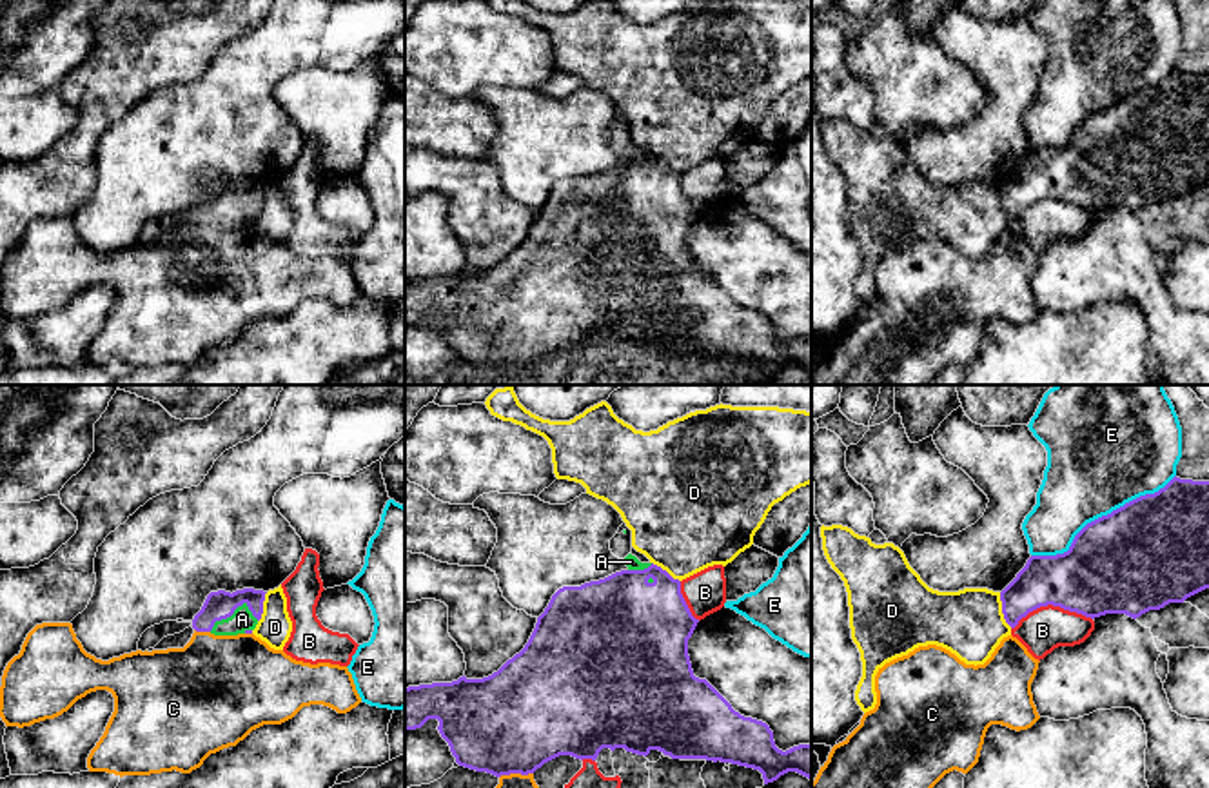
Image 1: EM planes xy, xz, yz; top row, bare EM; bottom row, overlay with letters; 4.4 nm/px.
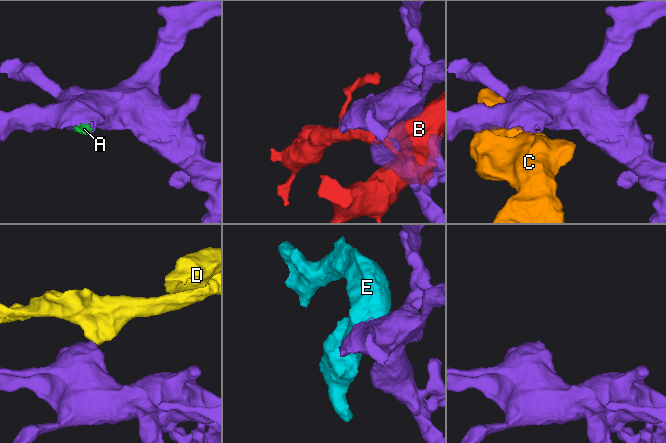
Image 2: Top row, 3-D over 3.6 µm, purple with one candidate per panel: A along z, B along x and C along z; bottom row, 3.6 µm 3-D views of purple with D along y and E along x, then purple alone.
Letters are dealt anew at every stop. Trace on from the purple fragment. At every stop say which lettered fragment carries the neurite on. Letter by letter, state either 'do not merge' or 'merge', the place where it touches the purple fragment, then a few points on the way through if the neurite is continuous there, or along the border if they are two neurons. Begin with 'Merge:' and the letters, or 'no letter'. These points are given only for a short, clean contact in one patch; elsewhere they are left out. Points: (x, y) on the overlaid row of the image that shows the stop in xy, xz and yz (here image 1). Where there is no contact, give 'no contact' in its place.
Merge: A
A: merge; contact xy (233, 612); way xy (218, 605), (233, 612), (242, 620)
B: do not merge; contact yz (1051, 603)
C: do not merge; contact xy (202, 630)
D: do not merge; contact yz (1002, 610); border yz (999, 592), (1002, 618), (1012, 627)
E: do not merge; contact yz (1102, 516)

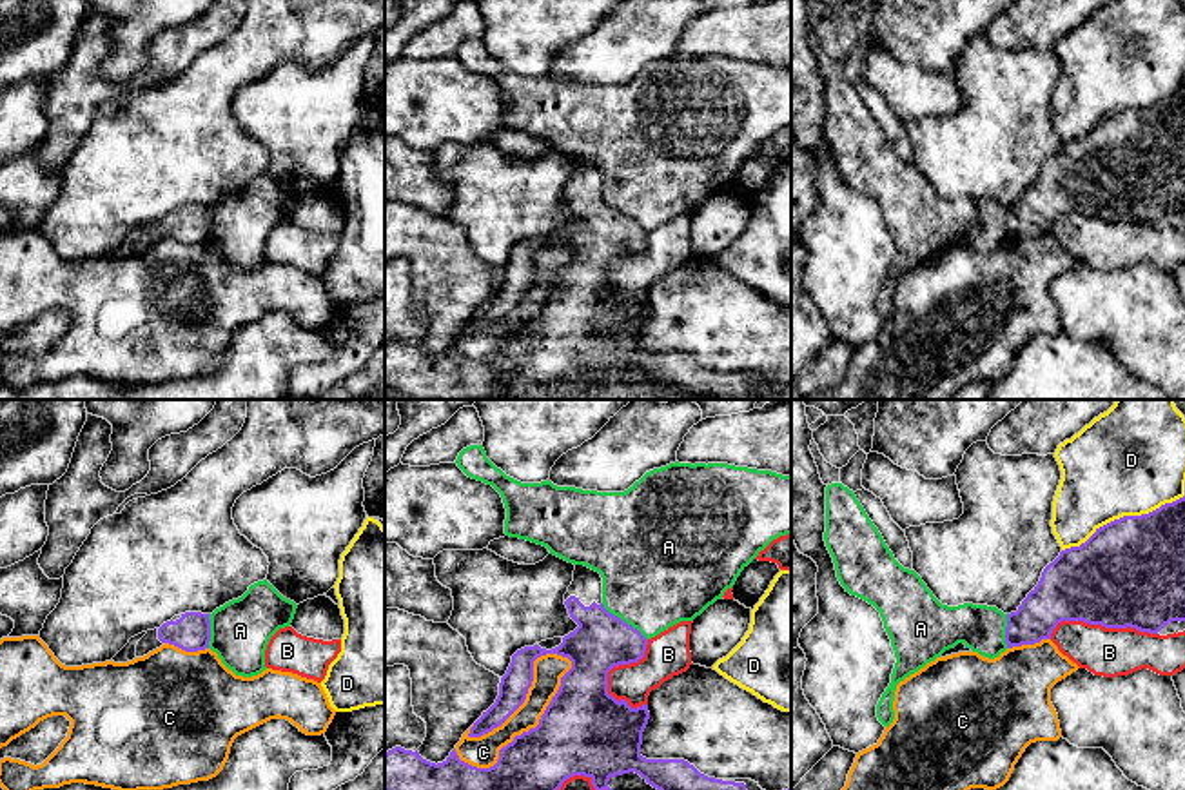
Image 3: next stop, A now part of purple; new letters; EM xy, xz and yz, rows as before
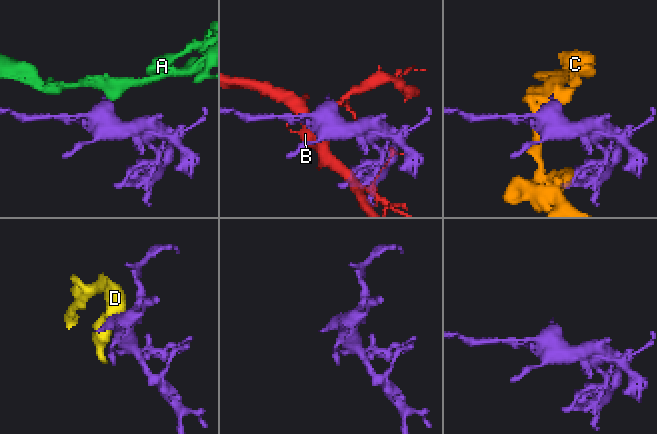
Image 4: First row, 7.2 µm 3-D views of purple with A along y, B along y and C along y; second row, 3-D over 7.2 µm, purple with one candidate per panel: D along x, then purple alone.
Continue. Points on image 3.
Merge: no letter
A: do not merge; contact xz (623, 622); border xz (601, 603), (646, 640)
B: do not merge; contact xz (612, 667)
C: do not merge; contact xz (528, 730)
D: do not merge; contact yz (1124, 516)

